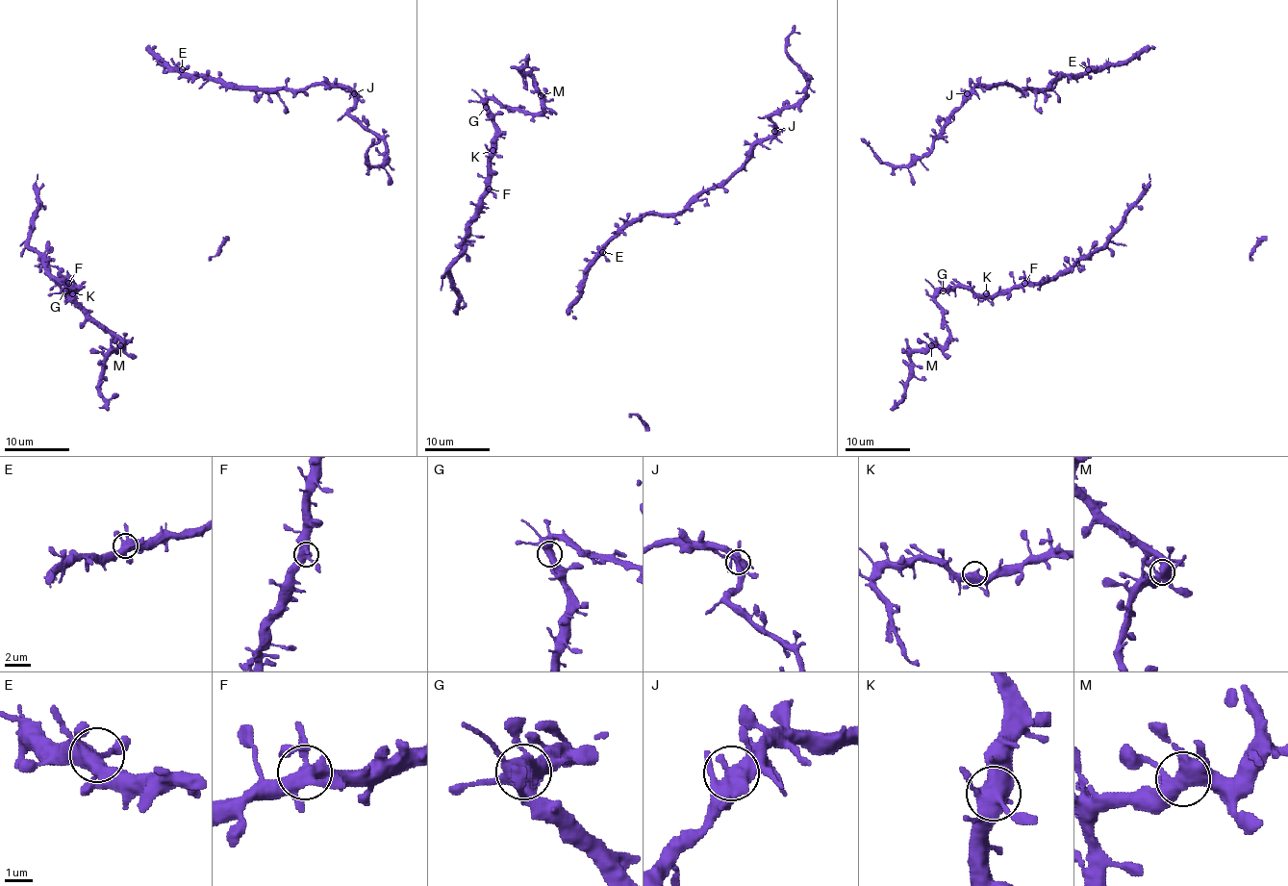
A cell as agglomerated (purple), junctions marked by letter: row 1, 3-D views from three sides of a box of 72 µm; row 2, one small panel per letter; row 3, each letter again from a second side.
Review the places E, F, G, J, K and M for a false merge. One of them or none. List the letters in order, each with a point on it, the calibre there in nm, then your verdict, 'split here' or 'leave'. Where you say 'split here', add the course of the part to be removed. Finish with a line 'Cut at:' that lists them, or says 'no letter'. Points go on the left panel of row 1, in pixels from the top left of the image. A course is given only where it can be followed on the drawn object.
E: (182, 69) | 440 nm | leave
F: (68, 283) | 460 nm | leave
G: (65, 291) | 480 nm | leave
J: (354, 93) | 480 nm | leave
K: (72, 293) | 480 nm | leave
M: (120, 345) | 480 nm | leave
Cut at: no letter

